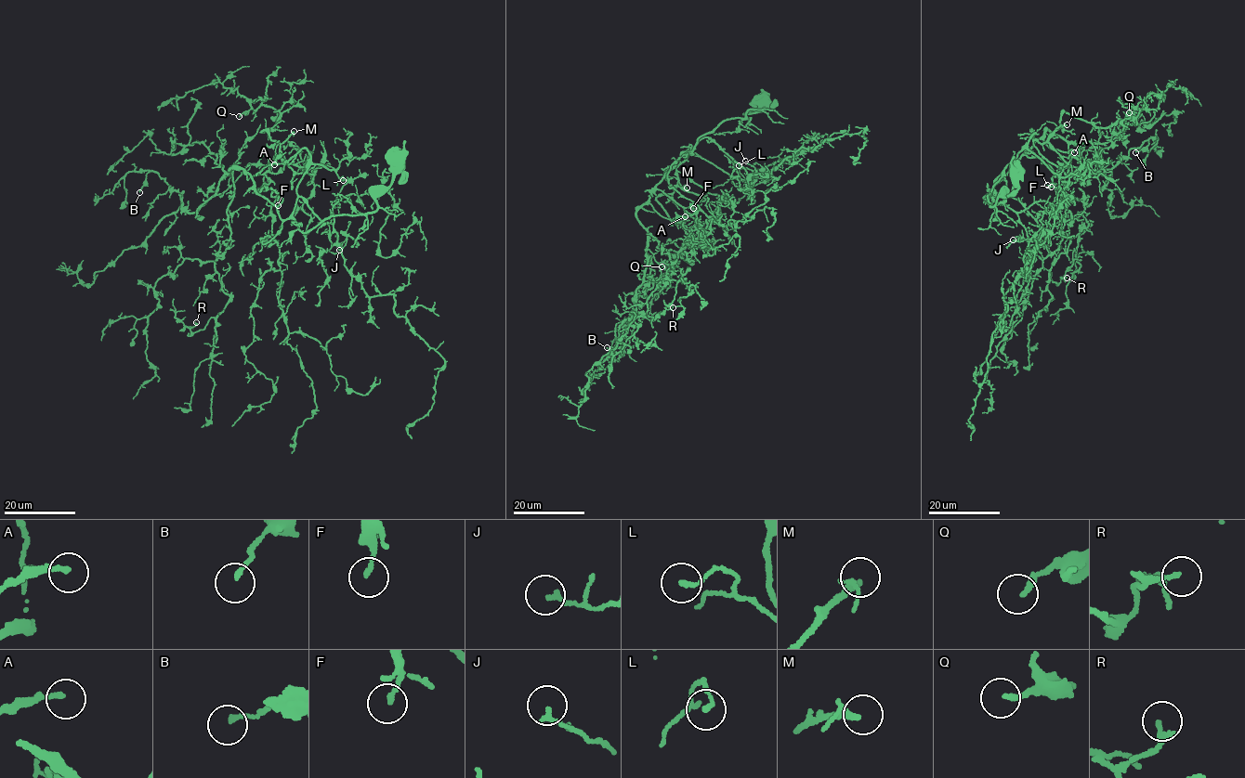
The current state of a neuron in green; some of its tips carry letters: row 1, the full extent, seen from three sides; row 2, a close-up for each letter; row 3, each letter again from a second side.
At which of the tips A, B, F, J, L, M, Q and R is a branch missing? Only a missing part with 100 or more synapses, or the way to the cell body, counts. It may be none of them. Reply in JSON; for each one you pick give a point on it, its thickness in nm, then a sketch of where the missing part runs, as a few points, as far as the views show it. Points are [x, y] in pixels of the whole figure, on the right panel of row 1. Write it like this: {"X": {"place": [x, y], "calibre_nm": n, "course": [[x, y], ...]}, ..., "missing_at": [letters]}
{"M": {"place": [1067, 124], "calibre_nm": 170, "course": [[1067, 124], [1077, 133], [1111, 137], [1122, 155], [1091, 182], [1090, 172], [1096, 168]]}, "missing_at": ["M"]}

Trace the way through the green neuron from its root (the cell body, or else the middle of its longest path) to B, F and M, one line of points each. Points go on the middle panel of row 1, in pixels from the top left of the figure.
B: (760, 101), (765, 110), (748, 110), (699, 136), (637, 211), (648, 262), (635, 314), (614, 351), (607, 347)
F: (760, 101), (765, 110), (748, 110), (699, 136), (695, 149), (682, 152), (656, 186), (693, 208)
M: (760, 101), (765, 110), (722, 121), (682, 151), (691, 153), (676, 166), (674, 188), (687, 188)

